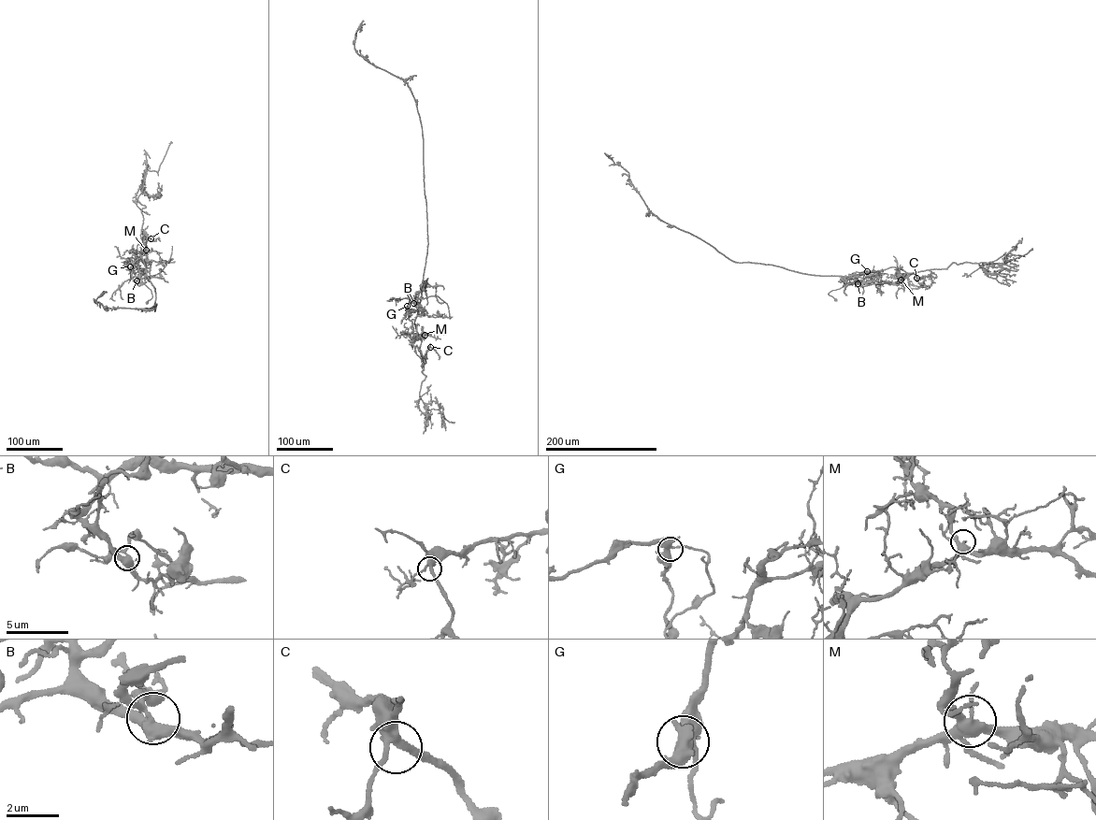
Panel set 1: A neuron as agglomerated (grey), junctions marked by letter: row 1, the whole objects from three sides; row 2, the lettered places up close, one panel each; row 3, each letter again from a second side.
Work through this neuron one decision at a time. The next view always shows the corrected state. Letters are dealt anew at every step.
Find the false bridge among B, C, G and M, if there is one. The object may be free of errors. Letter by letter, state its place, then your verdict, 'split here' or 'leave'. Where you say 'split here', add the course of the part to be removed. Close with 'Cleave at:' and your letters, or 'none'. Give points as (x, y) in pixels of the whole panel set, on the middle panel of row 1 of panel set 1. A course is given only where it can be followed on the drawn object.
B: (413, 303) | split here | (413, 303), (417, 298), (437, 295), (447, 304), (450, 319)
C: (430, 347) | leave
G: (407, 306) | leave
M: (425, 335) | leave
Cleave at: B

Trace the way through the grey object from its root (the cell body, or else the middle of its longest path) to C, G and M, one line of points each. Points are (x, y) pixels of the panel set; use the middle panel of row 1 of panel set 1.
C: (423, 290), (427, 278), (415, 303), (423, 312), (414, 323), (422, 358), (430, 347)
G: (423, 290), (427, 278), (418, 298), (409, 300), (407, 306)
M: (423, 290), (427, 278), (415, 303), (420, 304), (423, 312), (417, 315), (415, 328), (419, 338), (425, 335)

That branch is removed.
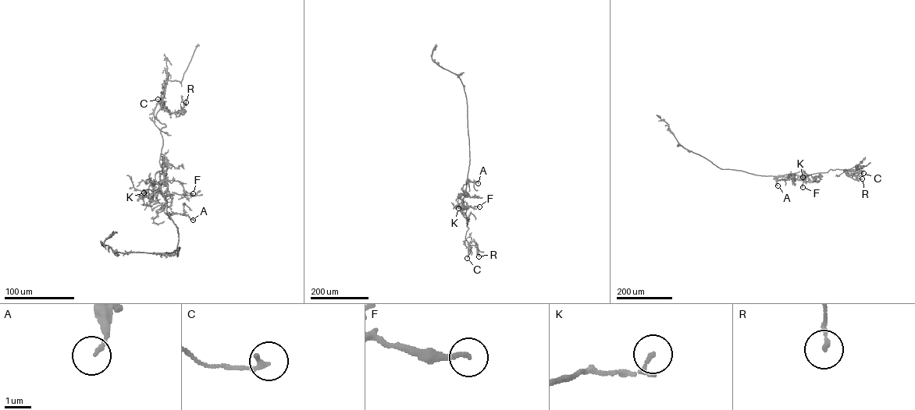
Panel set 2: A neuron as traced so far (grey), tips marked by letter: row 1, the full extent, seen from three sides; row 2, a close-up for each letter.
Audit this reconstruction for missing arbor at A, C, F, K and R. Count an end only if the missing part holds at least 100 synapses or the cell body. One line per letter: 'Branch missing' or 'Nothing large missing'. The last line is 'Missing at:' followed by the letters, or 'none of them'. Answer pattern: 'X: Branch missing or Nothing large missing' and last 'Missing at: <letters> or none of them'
A: Nothing large missing
C: Nothing large missing
F: Nothing large missing
K: Nothing large missing
R: Nothing large missing
Missing at: none of them

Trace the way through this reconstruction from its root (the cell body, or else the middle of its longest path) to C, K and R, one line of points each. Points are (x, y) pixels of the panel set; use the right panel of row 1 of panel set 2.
C: (756, 174), (777, 176), (801, 171), (809, 174), (837, 169), (863, 173)
K: (756, 174), (777, 176), (801, 171), (806, 174), (806, 178), (799, 175), (802, 177)
R: (756, 174), (777, 176), (801, 171), (809, 174), (827, 172), (831, 169), (845, 169), (848, 174), (862, 178)

